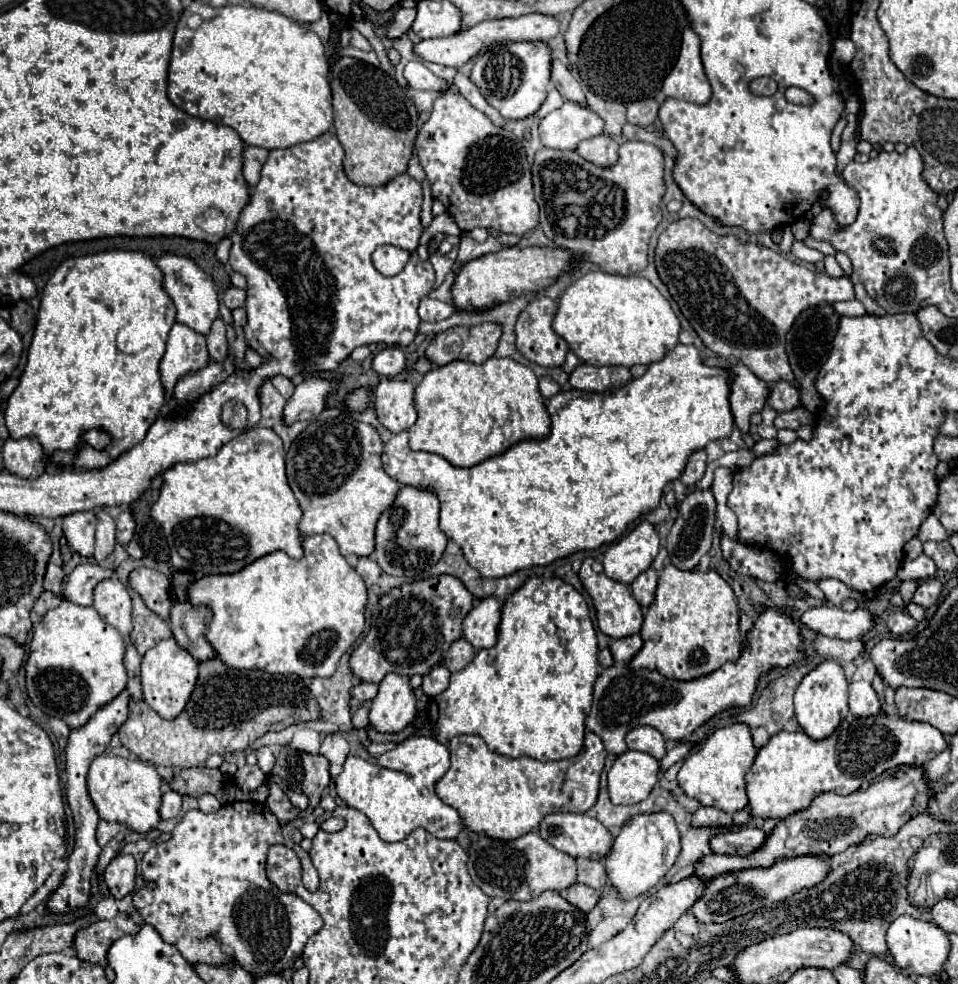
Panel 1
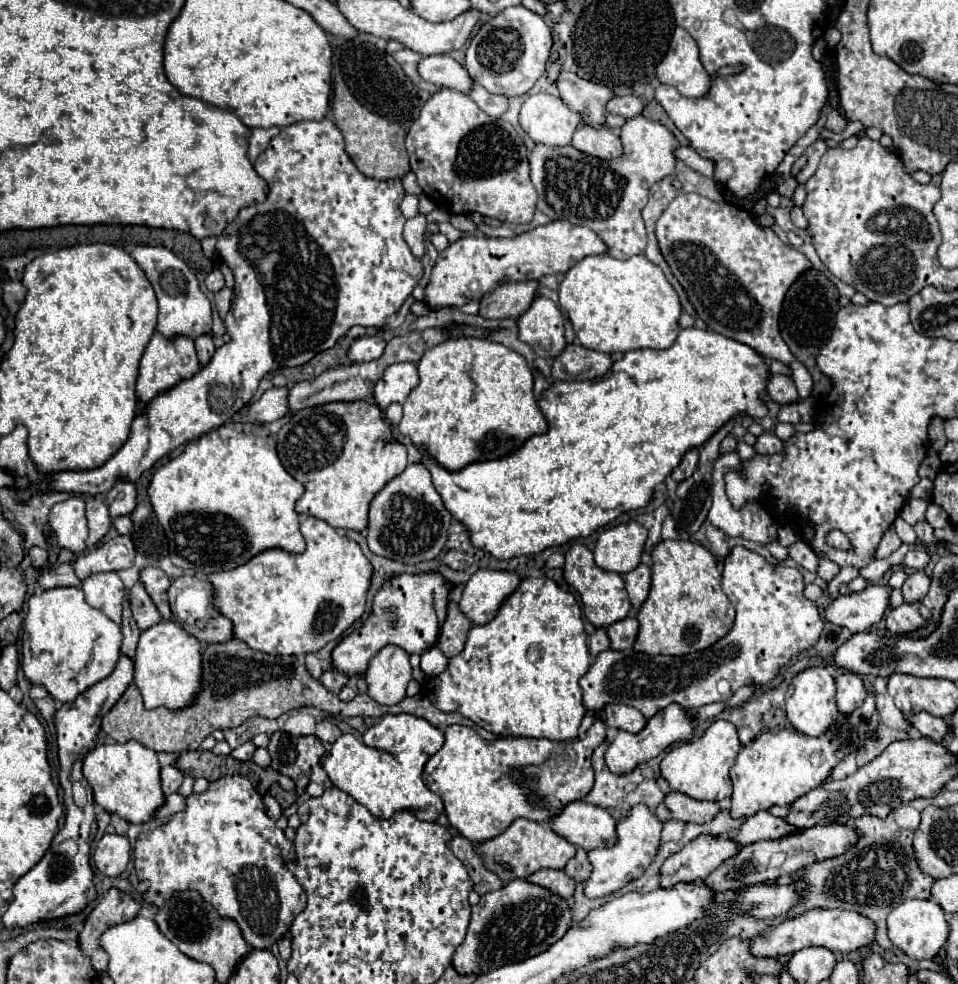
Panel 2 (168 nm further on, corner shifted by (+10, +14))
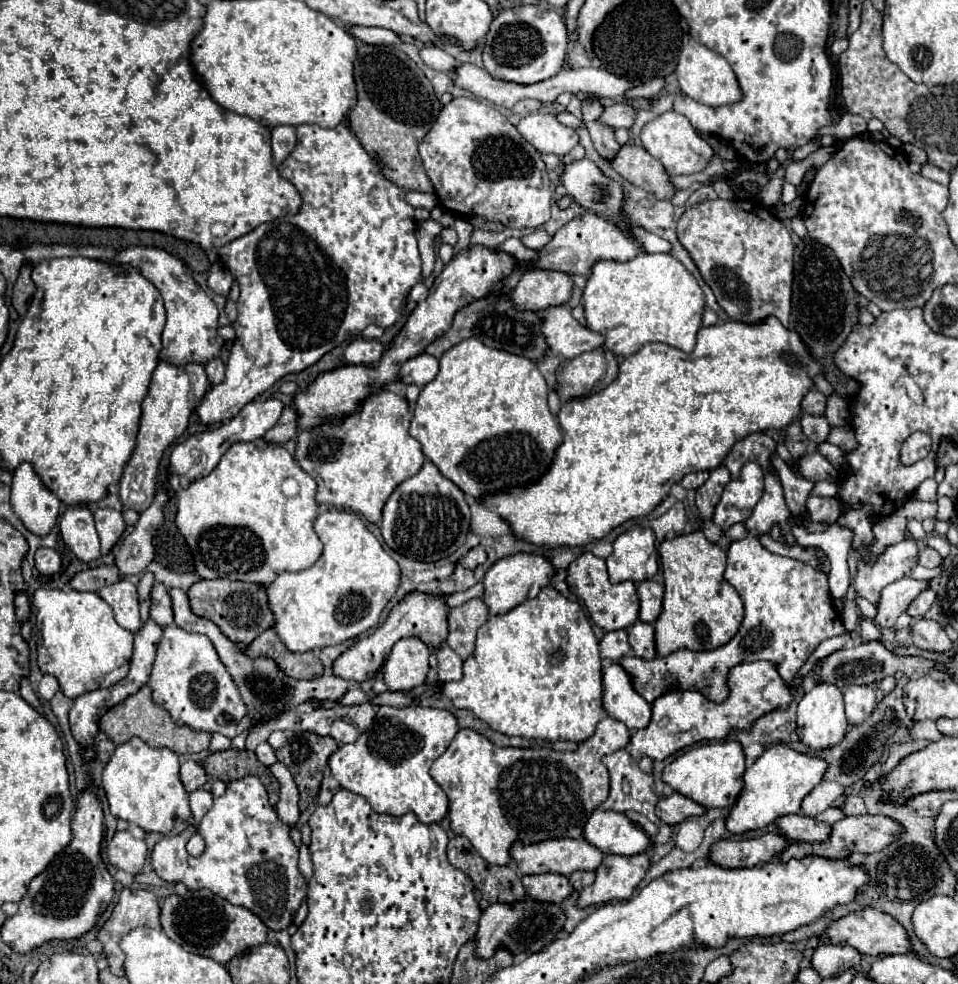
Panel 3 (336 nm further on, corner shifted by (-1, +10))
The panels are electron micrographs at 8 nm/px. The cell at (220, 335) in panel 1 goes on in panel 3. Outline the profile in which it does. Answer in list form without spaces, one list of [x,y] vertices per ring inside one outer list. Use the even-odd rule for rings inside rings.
[[[213,359],[205,365],[207,371],[207,379],[211,381],[211,385],[219,385],[225,379],[225,365],[221,359]]]

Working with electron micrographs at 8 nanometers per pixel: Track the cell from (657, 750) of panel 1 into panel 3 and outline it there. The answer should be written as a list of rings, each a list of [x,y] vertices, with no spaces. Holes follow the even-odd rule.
[[[611,663],[601,669],[603,679],[603,709],[623,721],[631,731],[643,729],[651,721],[651,703],[647,703],[635,689],[633,679],[621,663]]]

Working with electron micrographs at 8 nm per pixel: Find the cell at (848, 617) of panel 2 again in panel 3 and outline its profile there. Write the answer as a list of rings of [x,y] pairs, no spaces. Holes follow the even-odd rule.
[[[903,577],[899,581],[893,581],[891,585],[887,585],[881,593],[881,601],[877,605],[879,613],[875,617],[875,623],[885,627],[893,627],[893,623],[897,621],[897,617],[901,613],[907,611],[909,603],[921,593],[925,591],[929,585],[929,581],[917,581],[913,577]]]

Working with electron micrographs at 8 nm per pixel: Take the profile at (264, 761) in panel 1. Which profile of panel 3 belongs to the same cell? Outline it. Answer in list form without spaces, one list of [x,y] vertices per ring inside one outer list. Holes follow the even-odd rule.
[[[275,763],[271,765],[271,773],[279,781],[279,803],[277,803],[277,815],[285,825],[295,825],[299,821],[299,789],[297,783],[293,781],[293,775],[285,765]]]

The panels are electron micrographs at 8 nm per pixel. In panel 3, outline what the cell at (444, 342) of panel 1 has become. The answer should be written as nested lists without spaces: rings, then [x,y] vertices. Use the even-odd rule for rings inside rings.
[[[531,269],[517,283],[511,299],[517,309],[541,311],[553,305],[565,305],[573,293],[573,277],[563,271]]]

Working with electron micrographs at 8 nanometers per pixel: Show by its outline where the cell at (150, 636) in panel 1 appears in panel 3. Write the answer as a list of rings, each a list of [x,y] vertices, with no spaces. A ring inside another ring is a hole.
[[[155,583],[151,591],[151,619],[157,621],[161,627],[173,623],[173,609],[169,589],[163,583]]]

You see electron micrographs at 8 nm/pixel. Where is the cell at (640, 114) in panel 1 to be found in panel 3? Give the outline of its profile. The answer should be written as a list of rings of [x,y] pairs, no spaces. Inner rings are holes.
[[[625,103],[609,105],[601,113],[601,123],[609,125],[611,129],[619,129],[619,127],[629,129],[633,125],[633,121],[635,121],[635,109]]]

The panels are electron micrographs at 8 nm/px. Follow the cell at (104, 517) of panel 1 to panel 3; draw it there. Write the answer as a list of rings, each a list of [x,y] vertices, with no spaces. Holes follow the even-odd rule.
[[[105,507],[105,509],[97,509],[93,513],[93,517],[95,517],[97,533],[99,533],[99,539],[101,539],[101,553],[107,555],[125,531],[123,515],[115,509]]]

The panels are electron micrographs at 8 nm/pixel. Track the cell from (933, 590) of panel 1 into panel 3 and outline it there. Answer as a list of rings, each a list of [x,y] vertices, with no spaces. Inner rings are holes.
[[[929,587],[929,589],[925,589],[925,591],[909,605],[907,613],[909,613],[913,619],[923,617],[923,615],[929,611],[929,607],[933,605],[933,601],[935,601],[935,591]]]

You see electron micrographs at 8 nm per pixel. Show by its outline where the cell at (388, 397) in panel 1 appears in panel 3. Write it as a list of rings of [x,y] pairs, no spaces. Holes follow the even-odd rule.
[[[421,353],[421,355],[409,359],[407,363],[401,365],[399,377],[405,385],[415,383],[415,385],[423,387],[429,381],[433,381],[437,373],[439,373],[439,359],[429,355],[429,353]]]

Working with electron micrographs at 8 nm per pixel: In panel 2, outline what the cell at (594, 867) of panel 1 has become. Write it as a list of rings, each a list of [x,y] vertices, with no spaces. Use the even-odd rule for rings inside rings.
[[[578,847],[576,855],[568,861],[568,865],[564,867],[564,871],[572,879],[576,879],[576,881],[586,881],[590,877],[590,873],[592,873],[592,865],[588,861],[588,851],[582,849],[582,847]]]

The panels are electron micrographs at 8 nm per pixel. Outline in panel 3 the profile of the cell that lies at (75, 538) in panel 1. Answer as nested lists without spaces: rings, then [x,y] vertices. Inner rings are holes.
[[[69,507],[61,515],[59,529],[65,545],[75,553],[79,561],[89,563],[101,557],[93,513],[87,507]]]

